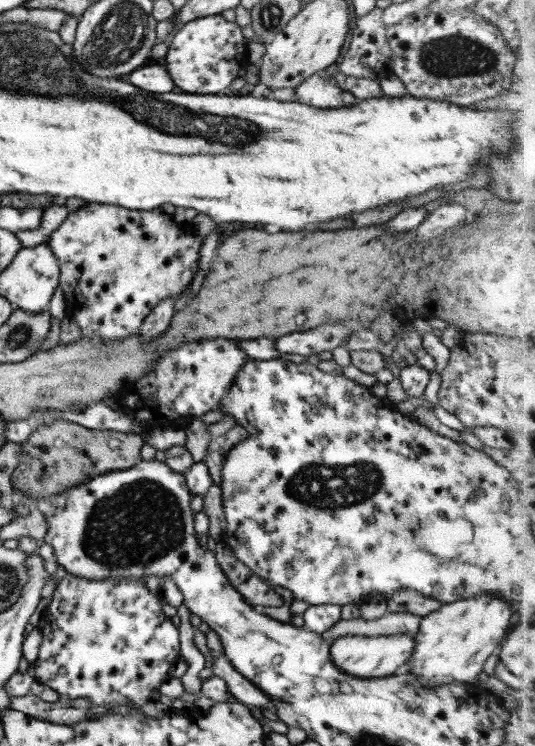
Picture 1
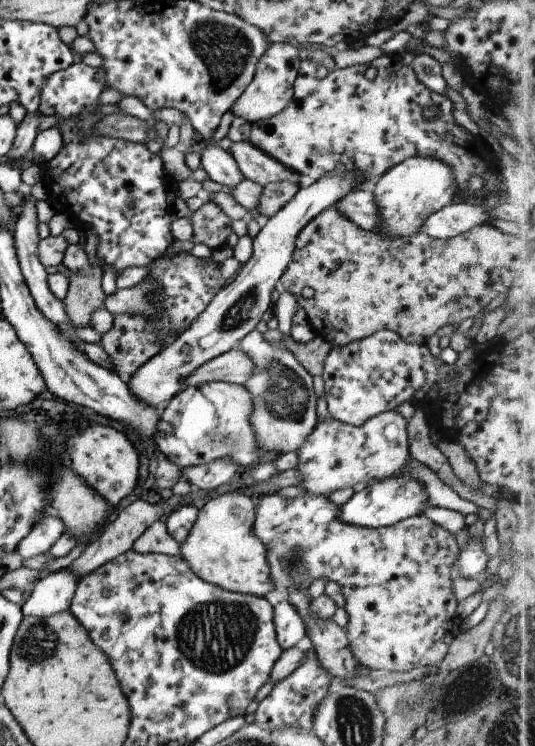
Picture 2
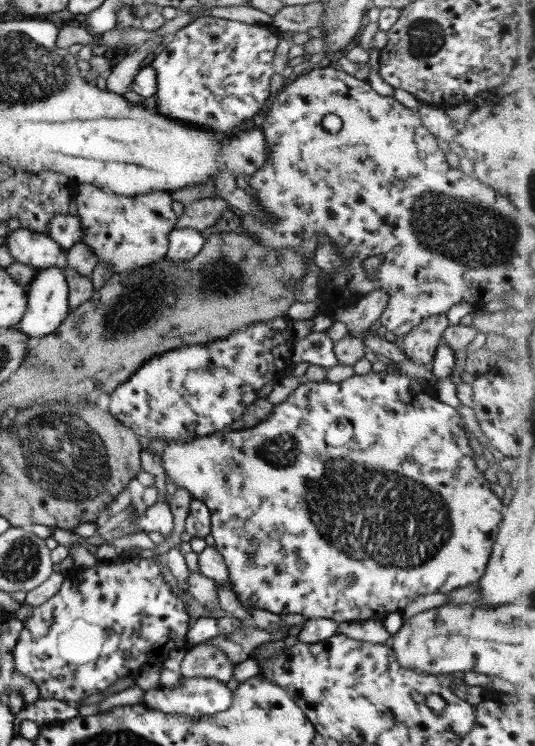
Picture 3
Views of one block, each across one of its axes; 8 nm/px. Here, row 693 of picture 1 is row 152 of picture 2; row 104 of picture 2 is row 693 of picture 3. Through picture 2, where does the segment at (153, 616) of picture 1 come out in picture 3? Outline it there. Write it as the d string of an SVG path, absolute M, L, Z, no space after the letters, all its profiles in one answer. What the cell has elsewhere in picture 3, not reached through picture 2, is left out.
M143 554L141 556L134 556L123 564L97 562L90 568L76 570L76 572L70 572L70 574L72 576L69 578L68 573L65 572L65 579L61 589L50 600L46 600L44 604L36 606L34 611L32 611L33 615L23 621L23 630L20 633L19 641L16 643L14 651L16 668L22 674L29 676L38 685L40 697L43 699L53 698L64 702L82 700L91 694L98 694L107 690L118 679L131 675L135 676L152 664L162 664L172 650L187 648L186 634L188 634L193 621L188 613L186 613L184 602L170 589L170 585L168 585L162 576L160 567L158 567L158 564L151 555Z

